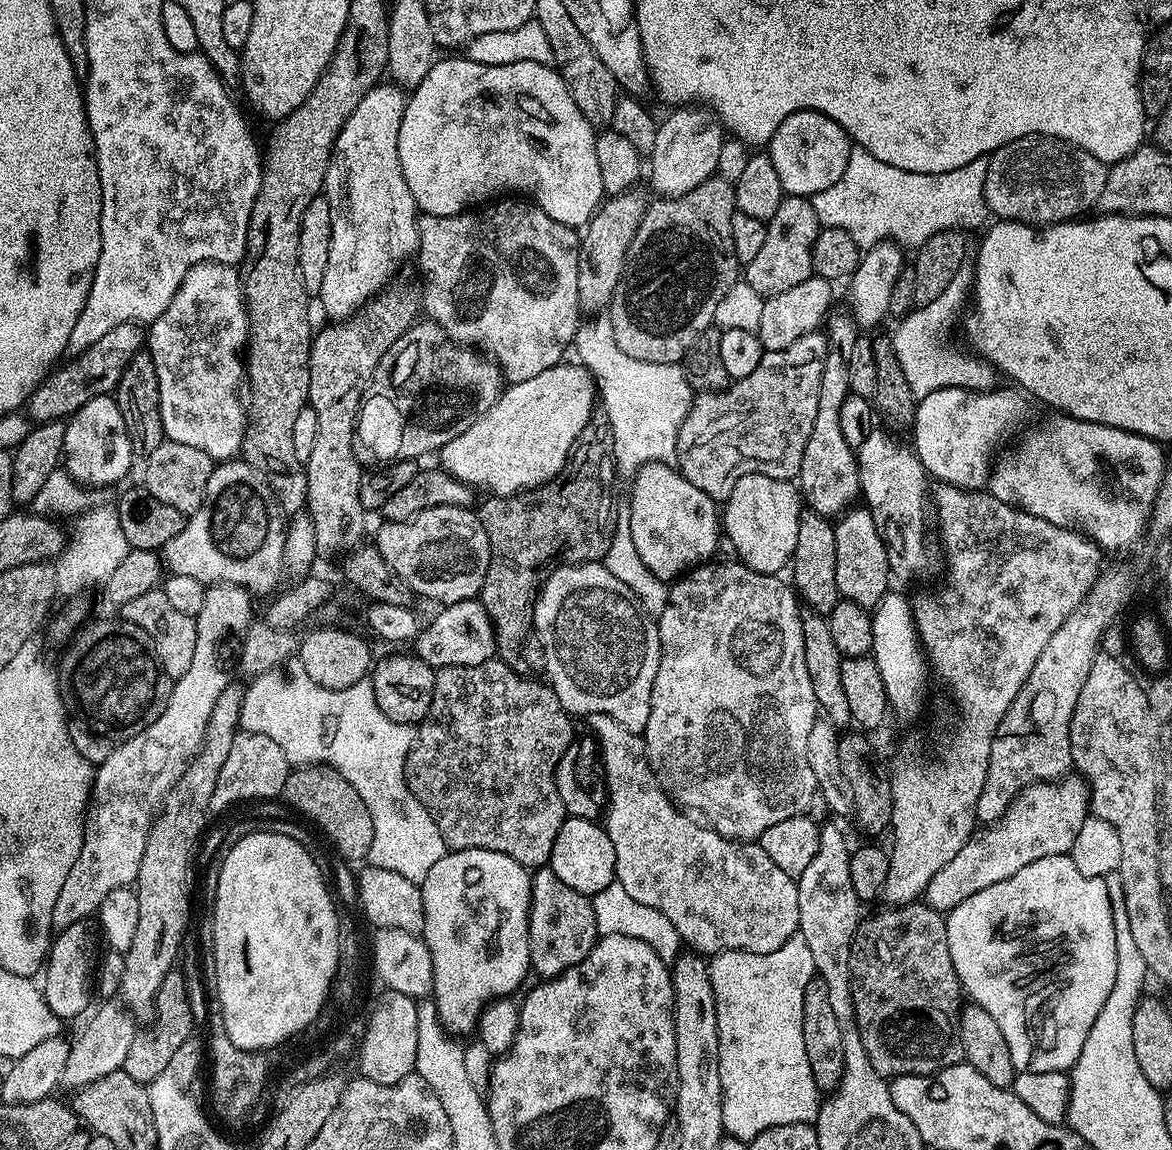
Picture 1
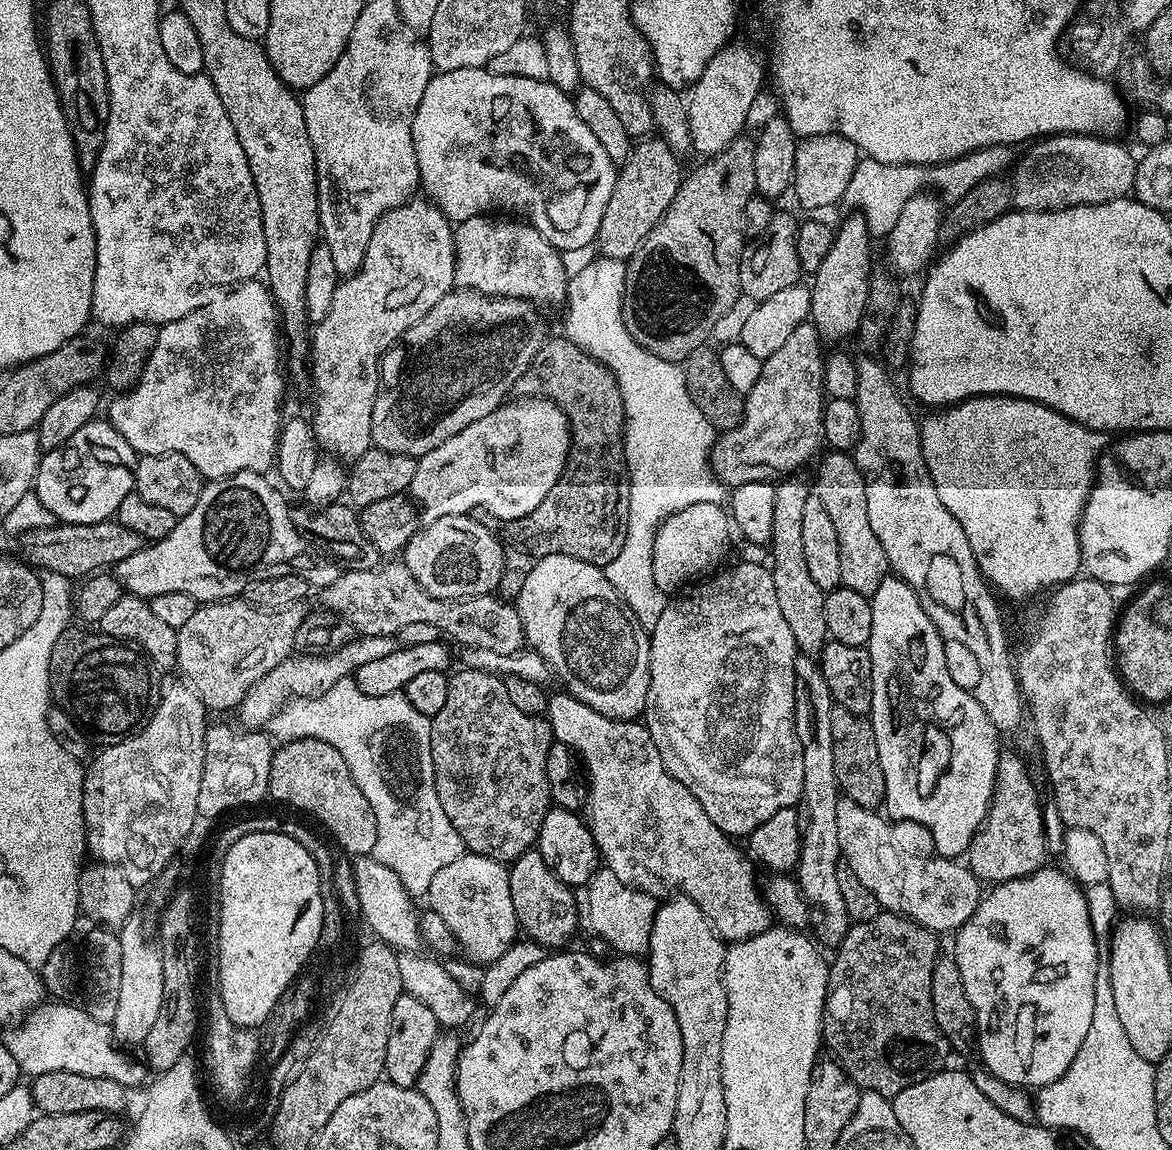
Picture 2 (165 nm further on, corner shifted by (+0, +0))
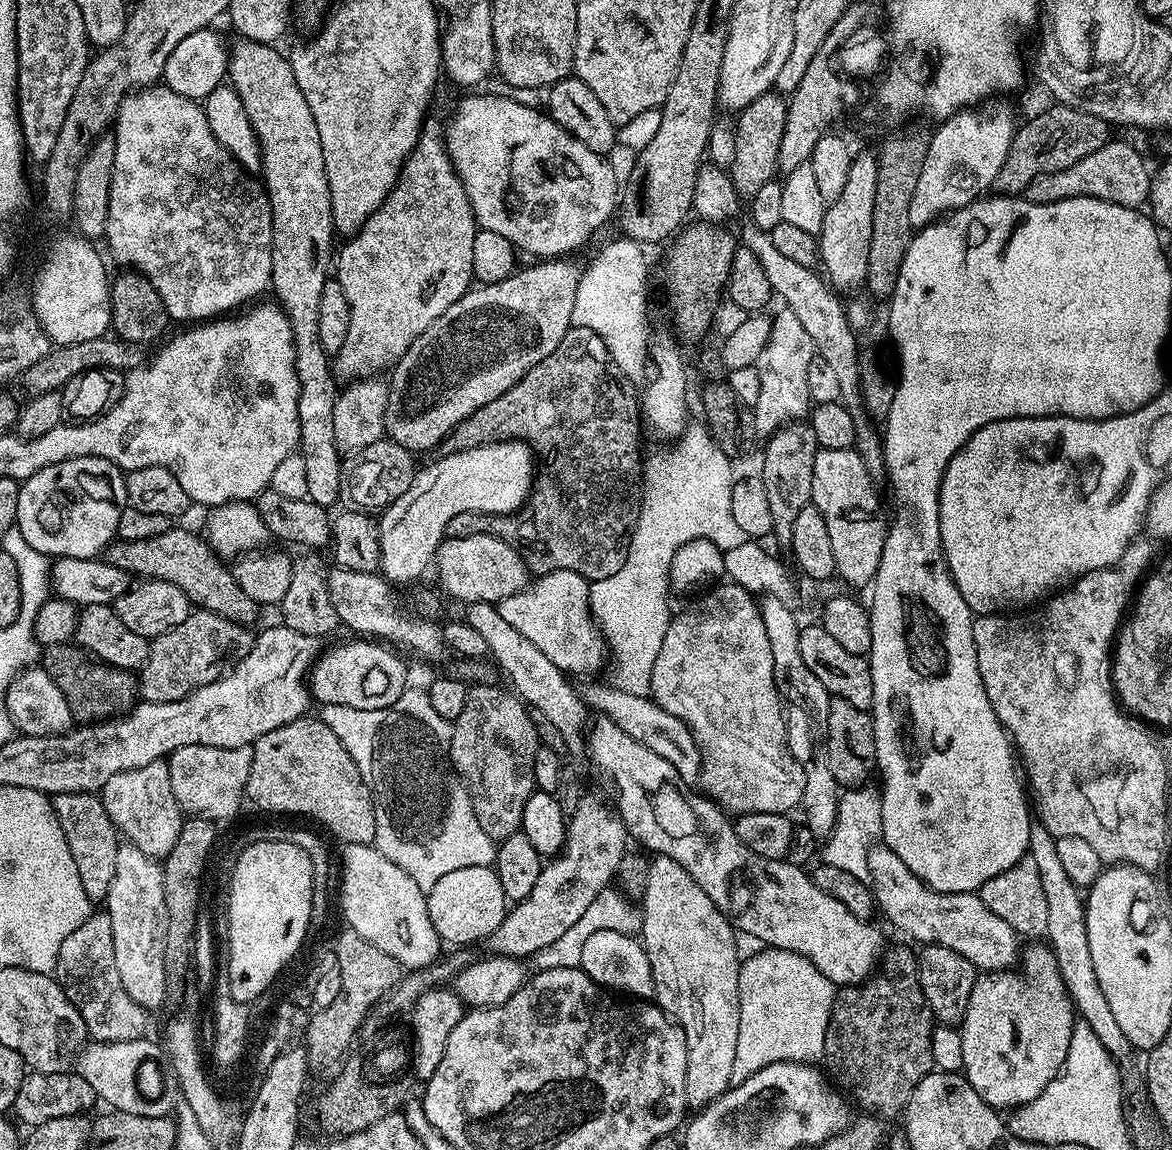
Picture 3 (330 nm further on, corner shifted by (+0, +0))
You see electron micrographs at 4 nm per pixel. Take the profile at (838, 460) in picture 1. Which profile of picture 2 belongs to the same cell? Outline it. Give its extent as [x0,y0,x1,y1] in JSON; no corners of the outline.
[811,214,874,341]

